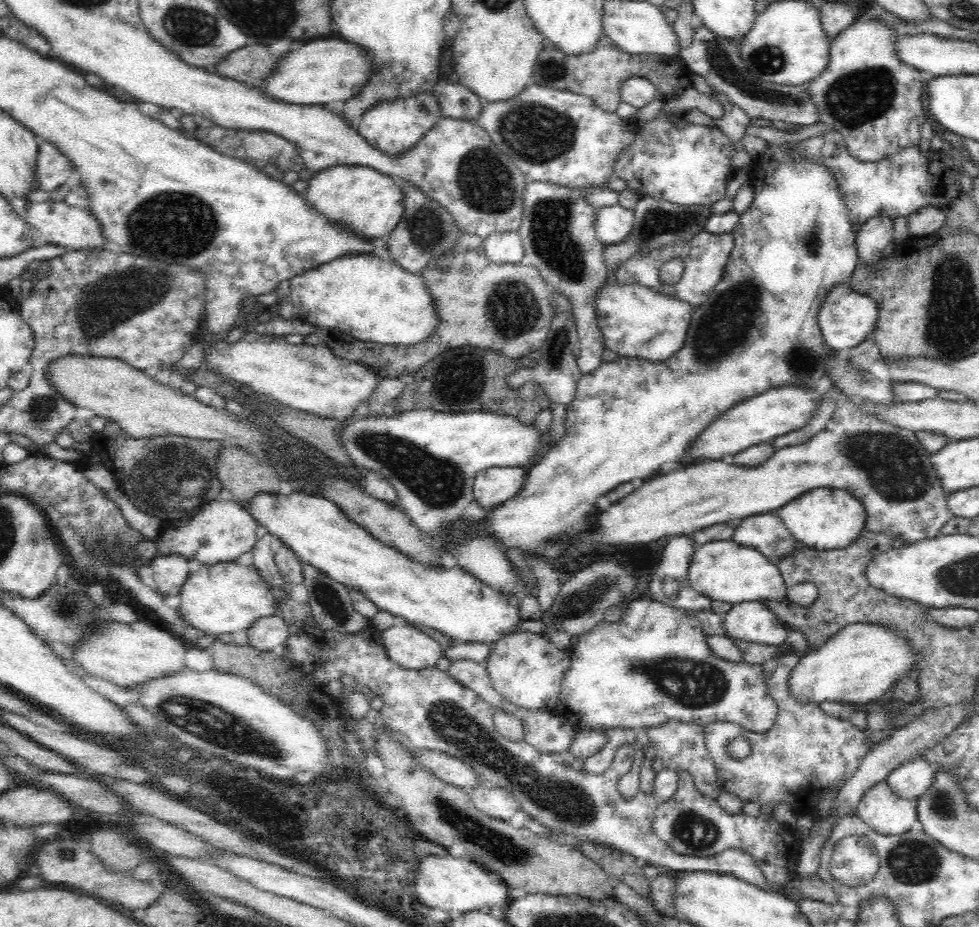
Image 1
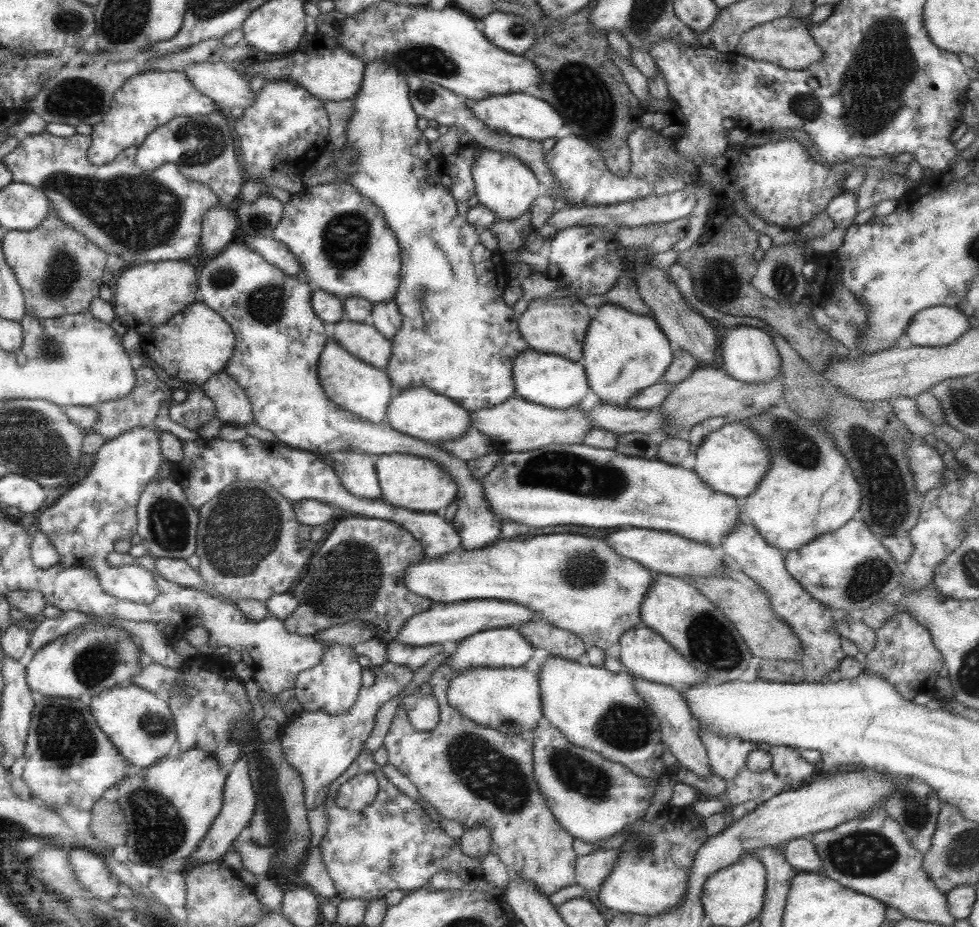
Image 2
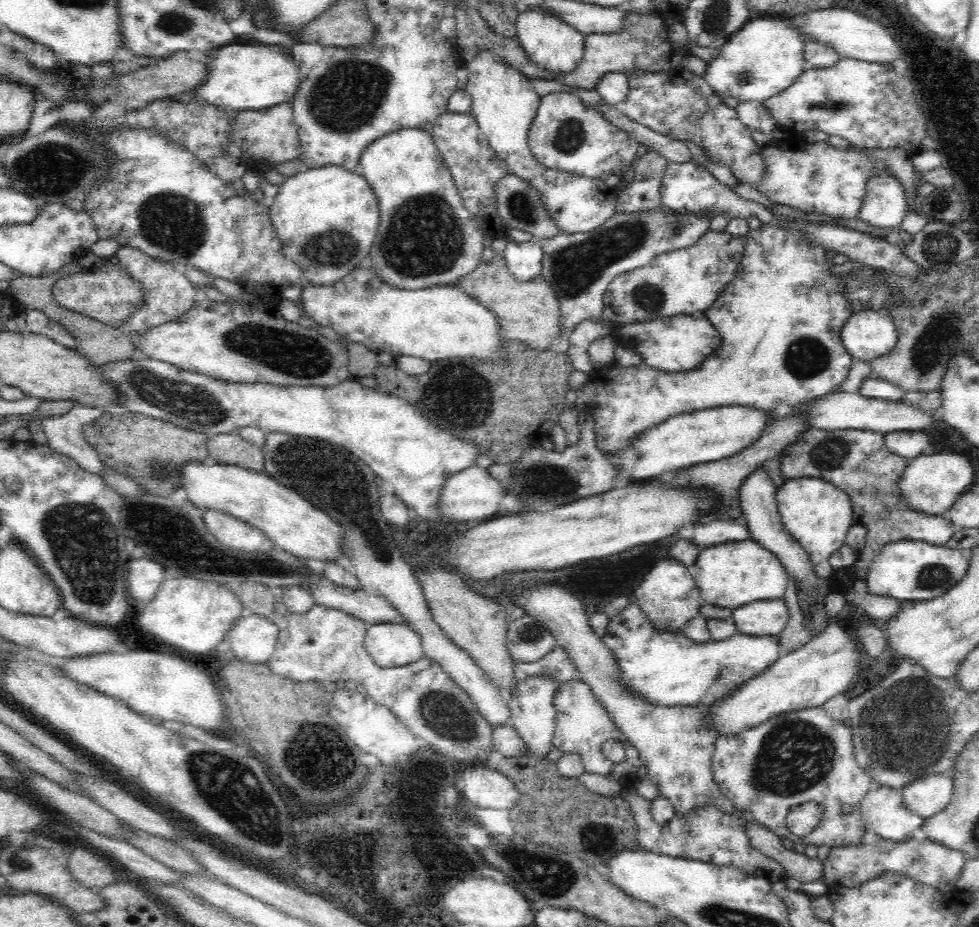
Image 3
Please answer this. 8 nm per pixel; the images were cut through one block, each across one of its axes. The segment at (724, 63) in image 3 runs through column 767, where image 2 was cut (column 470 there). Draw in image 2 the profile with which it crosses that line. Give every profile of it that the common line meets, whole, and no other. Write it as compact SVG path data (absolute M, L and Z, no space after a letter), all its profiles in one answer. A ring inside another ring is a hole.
M380 2L358 14L339 17L334 26L338 30L336 37L338 45L342 45L366 64L382 59L394 66L394 69L398 69L405 77L418 76L470 100L484 100L498 94L523 93L526 92L526 88L542 82L542 73L534 62L522 55L515 55L498 48L478 30L476 21L477 18L452 4L441 10L435 10L429 5L408 6L408 4Z

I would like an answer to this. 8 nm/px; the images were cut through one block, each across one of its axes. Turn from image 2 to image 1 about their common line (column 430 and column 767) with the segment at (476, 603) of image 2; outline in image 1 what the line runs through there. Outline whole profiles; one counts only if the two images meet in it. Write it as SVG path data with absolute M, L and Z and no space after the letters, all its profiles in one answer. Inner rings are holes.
M763 601L733 605L722 620L728 638L779 646L786 640L786 625Z

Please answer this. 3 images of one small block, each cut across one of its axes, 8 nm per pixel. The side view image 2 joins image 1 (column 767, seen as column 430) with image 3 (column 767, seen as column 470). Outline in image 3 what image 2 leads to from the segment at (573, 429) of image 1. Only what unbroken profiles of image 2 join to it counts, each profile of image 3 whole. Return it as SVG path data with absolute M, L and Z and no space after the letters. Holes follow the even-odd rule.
M762 225L759 230L749 232L748 236L744 238L744 244L745 251L742 256L742 261L738 266L737 274L734 276L734 279L728 282L726 288L724 288L724 292L716 298L716 302L714 302L714 304L702 315L712 323L712 326L718 329L718 333L722 336L722 345L720 348L714 350L712 356L706 358L696 370L688 370L688 372L668 373L650 368L644 362L633 367L624 367L614 363L612 370L600 378L600 382L597 383L598 394L594 396L594 400L592 400L590 404L586 404L584 411L594 415L596 448L598 448L604 456L606 453L617 453L622 447L628 446L630 443L633 444L633 438L637 434L648 430L650 427L656 426L658 422L664 422L667 418L679 414L713 409L722 405L744 405L746 407L755 408L756 410L765 410L765 412L774 411L774 408L778 408L780 404L788 404L788 406L794 407L813 401L818 397L832 392L834 388L838 388L842 382L845 382L851 367L852 355L850 355L842 345L841 330L842 326L848 322L848 318L852 316L853 312L851 302L847 301L843 293L843 282L841 282L843 278L838 279L831 276L831 271L835 263L834 261L832 262L832 258L826 256L826 248L812 243L804 231L794 229L794 227L790 227L790 225L786 227Z

